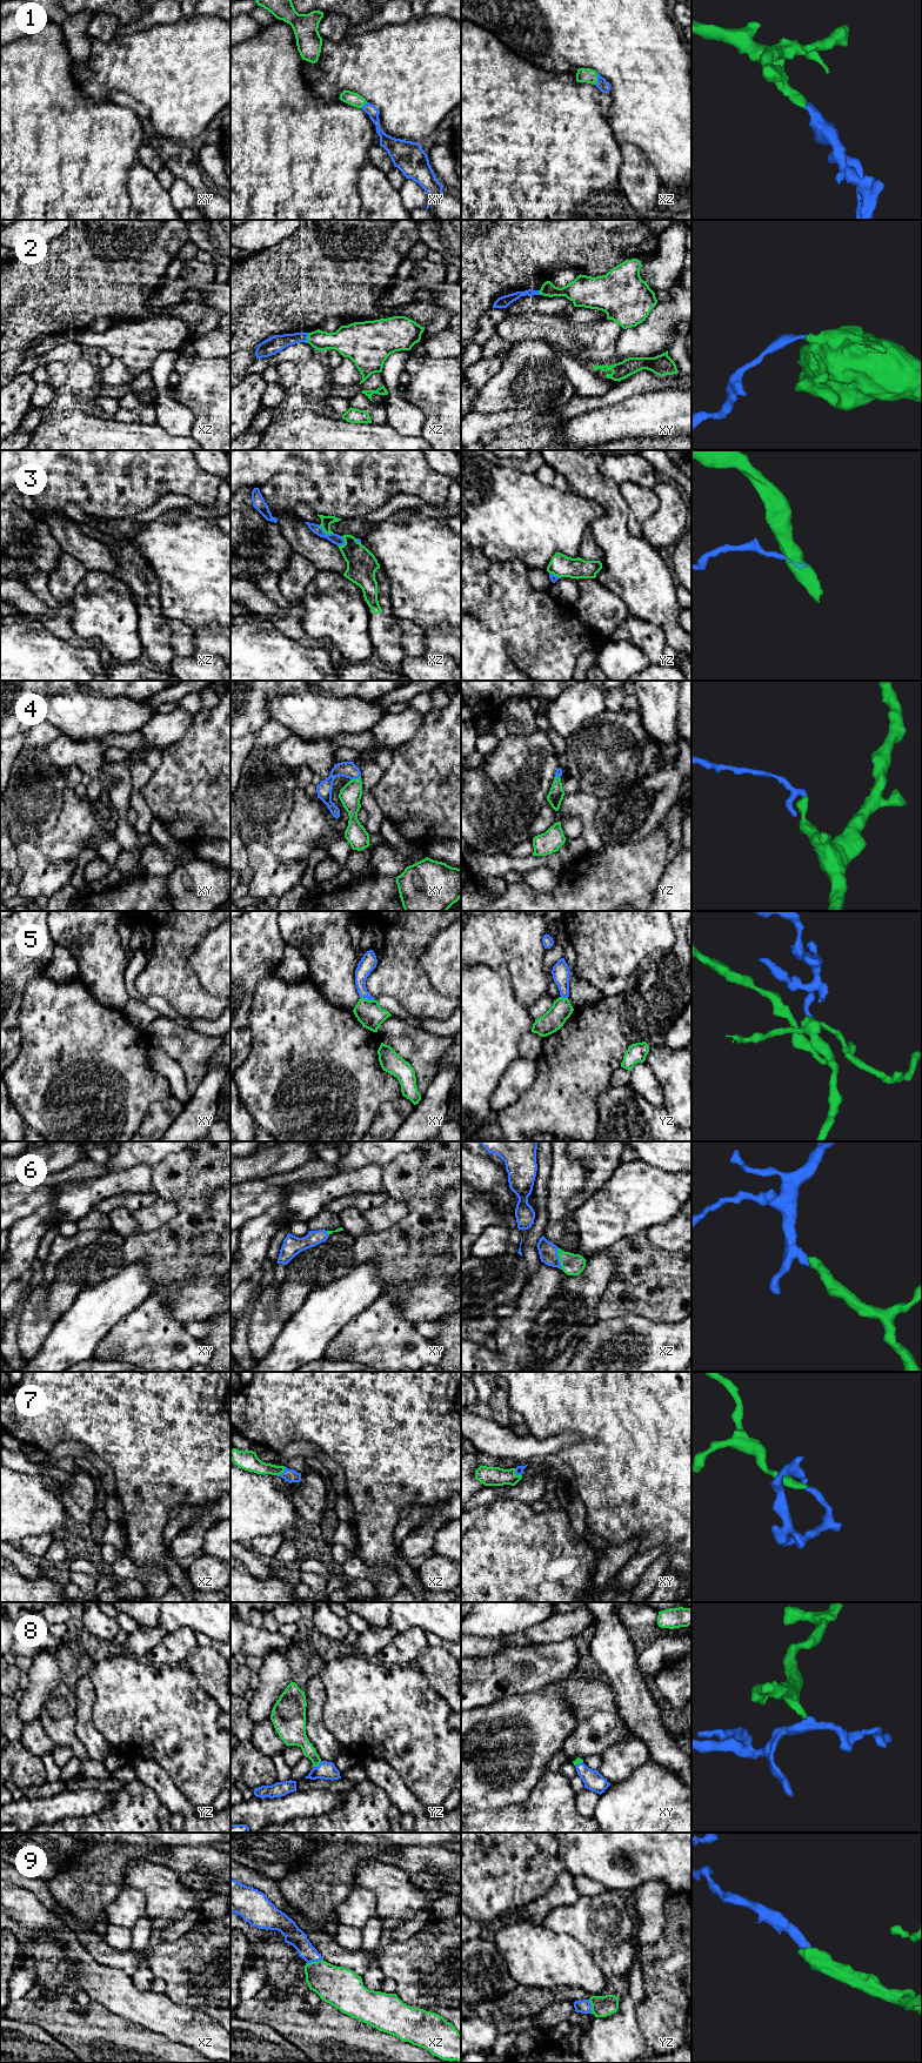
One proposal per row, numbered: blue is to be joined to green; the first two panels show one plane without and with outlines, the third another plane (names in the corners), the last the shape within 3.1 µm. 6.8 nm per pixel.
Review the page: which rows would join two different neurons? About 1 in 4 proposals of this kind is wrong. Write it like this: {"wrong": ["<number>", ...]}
{"wrong": ["3", "5"]}

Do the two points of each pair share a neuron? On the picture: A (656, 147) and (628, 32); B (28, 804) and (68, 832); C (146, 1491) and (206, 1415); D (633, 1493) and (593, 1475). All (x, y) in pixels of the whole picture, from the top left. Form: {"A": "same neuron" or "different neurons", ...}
{"A": "same neuron", "B": "different neurons", "C": "same neuron", "D": "same neuron"}

